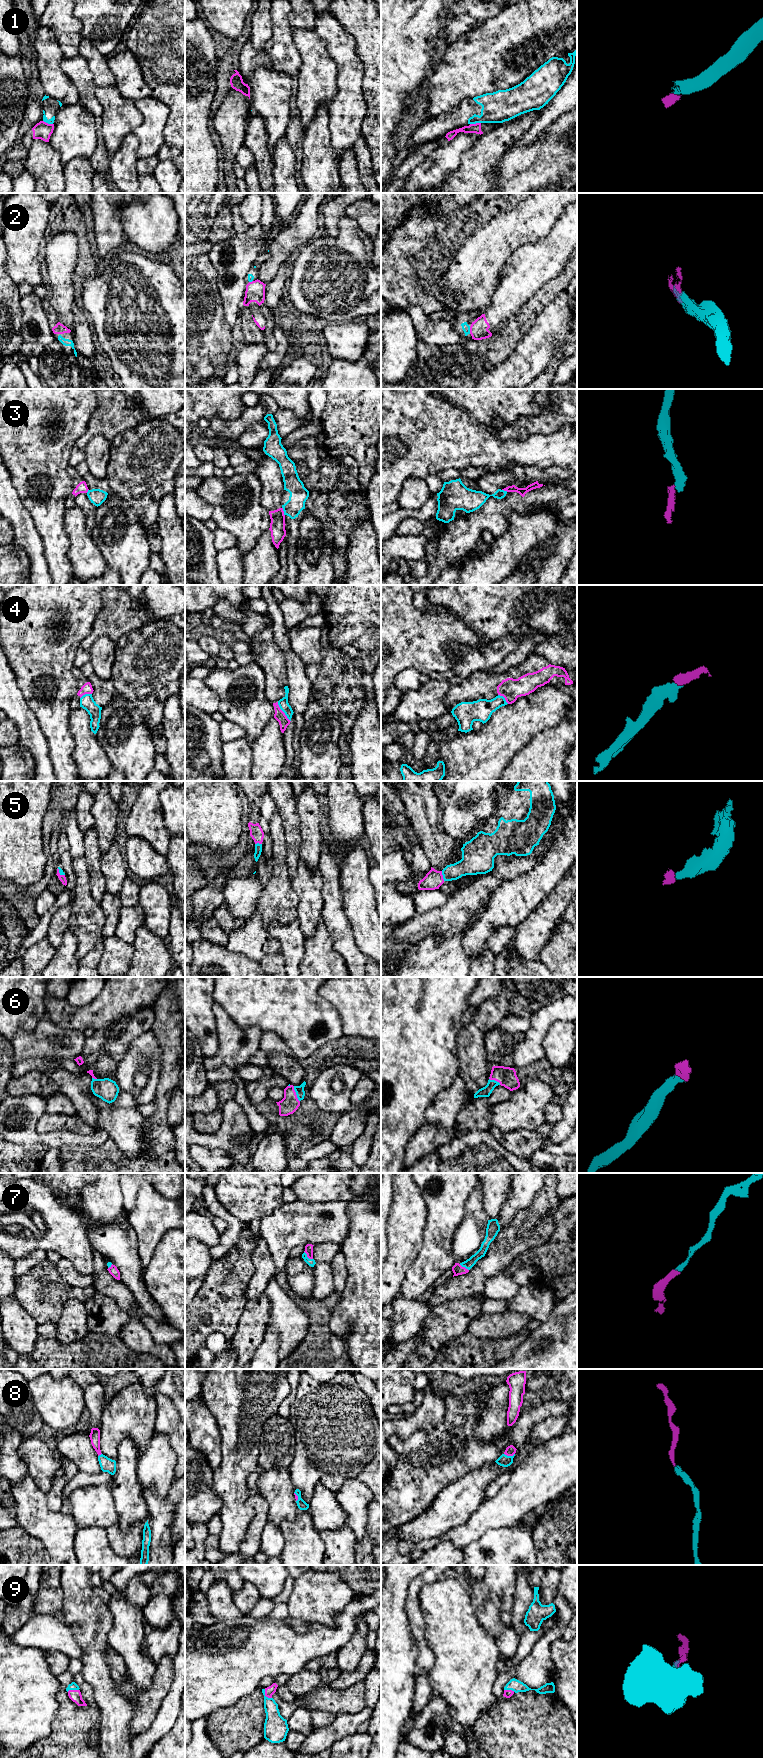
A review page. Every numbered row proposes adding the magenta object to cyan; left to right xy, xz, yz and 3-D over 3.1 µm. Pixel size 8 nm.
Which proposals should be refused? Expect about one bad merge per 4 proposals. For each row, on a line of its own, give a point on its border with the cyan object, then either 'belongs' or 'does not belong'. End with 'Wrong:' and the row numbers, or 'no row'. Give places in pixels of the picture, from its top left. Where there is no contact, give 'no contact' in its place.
1: contact yz (475, 123); does not belong
2: contact yz (469, 330); belongs
3: contact xz (283, 510); does not belong
4: contact xz (283, 711); does not belong
5: contact yz (443, 876); belongs
6: contact xz (296, 1094); belongs
7: contact xz (306, 1256); belongs
8: contact yz (509, 1456); belongs
9: contact xz (264, 1695); belongs
Wrong: 1, 3, 4

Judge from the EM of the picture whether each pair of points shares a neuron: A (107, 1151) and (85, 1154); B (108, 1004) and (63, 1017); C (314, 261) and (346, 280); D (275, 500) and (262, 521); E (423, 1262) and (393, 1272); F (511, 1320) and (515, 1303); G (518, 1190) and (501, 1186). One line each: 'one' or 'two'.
A: one
B: one
C: one
D: two
E: two
F: two
G: two

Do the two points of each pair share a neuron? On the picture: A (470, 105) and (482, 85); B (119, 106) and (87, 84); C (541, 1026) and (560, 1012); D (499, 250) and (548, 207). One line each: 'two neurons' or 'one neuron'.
A: two neurons
B: two neurons
C: one neuron
D: one neuron

